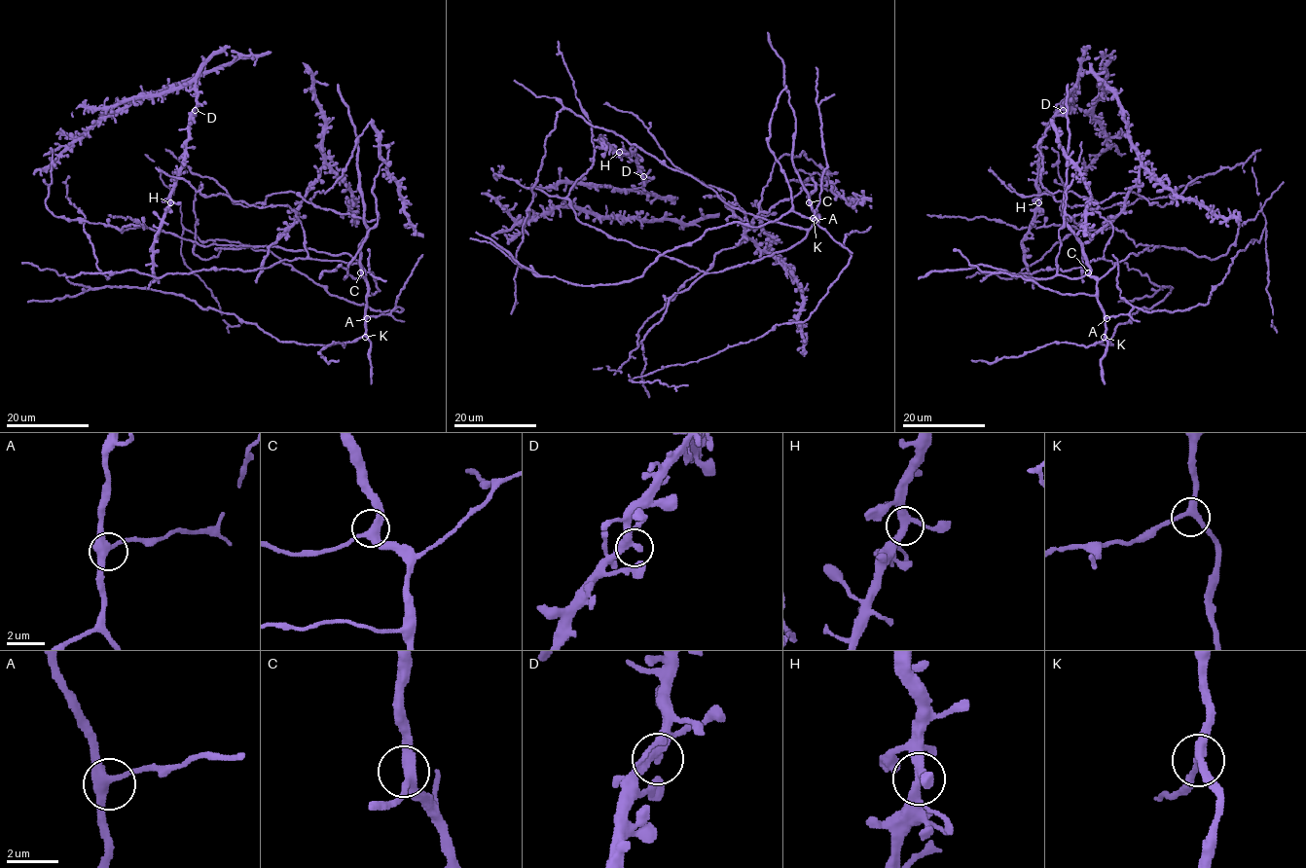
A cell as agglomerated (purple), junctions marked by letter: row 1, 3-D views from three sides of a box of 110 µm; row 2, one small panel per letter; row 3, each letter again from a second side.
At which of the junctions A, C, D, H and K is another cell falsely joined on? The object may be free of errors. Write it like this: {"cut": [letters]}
{"cut": []}

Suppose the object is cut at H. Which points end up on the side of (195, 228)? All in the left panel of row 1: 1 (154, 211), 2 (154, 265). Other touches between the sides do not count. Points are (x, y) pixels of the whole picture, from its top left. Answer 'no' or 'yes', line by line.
1: no
2: no

